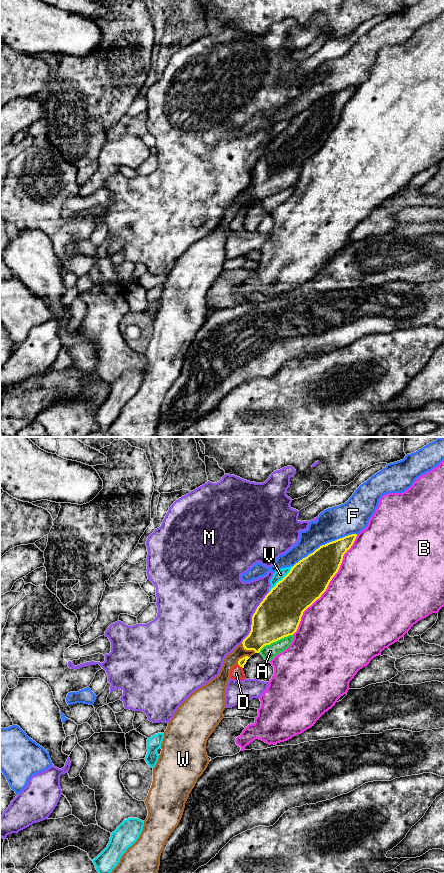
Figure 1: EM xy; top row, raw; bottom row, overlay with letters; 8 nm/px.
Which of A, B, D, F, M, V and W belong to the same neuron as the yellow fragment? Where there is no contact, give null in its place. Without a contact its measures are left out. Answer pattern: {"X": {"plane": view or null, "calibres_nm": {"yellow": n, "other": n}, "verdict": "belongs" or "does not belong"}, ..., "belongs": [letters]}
{"A": {"plane": "xy", "calibres_nm": {"yellow": 360, "other": 110}, "verdict": "does not belong"}, "B": {"plane": "xy", "calibres_nm": {"yellow": 320, "other": 500}, "verdict": "does not belong"}, "D": {"plane": "xy", "calibres_nm": {"yellow": 60, "other": 100}, "verdict": "belongs"}, "F": {"plane": "xy", "calibres_nm": {"yellow": 280, "other": 260}, "verdict": "does not belong"}, "M": {"plane": "xy", "calibres_nm": {"yellow": 360, "other": 500}, "verdict": "does not belong"}, "V": {"plane": "xy", "calibres_nm": {"yellow": 340, "other": 80}, "verdict": "does not belong"}, "W": {"plane": "xy", "calibres_nm": {"yellow": 280, "other": 100}, "verdict": "does not belong"}, "belongs": ["D"]}

